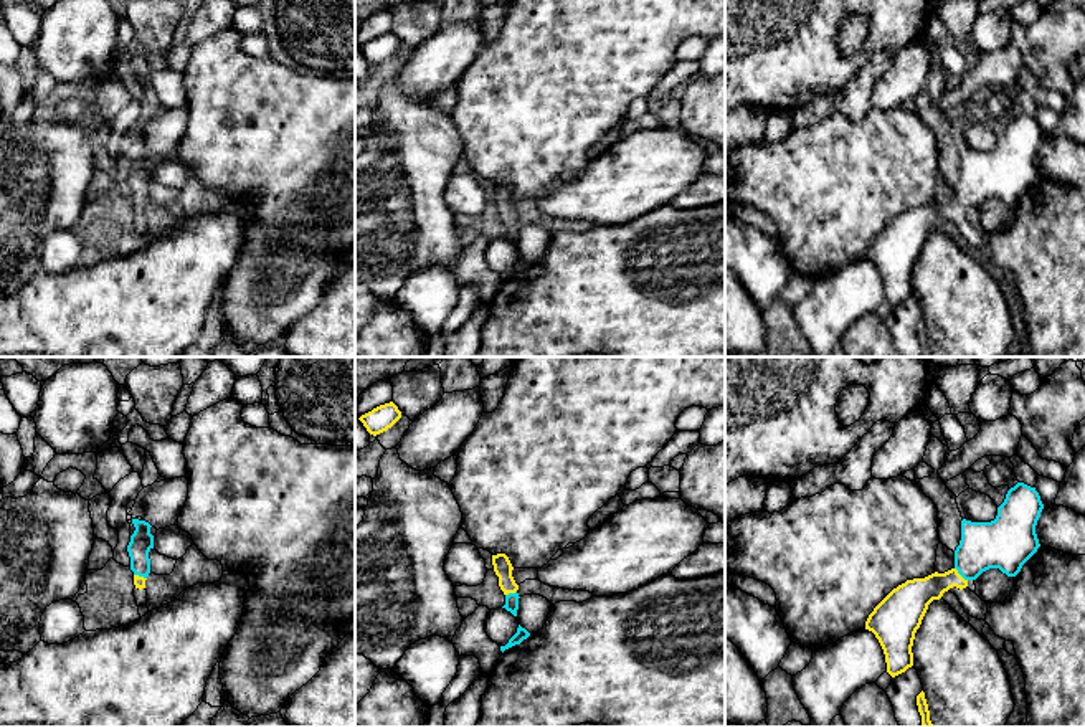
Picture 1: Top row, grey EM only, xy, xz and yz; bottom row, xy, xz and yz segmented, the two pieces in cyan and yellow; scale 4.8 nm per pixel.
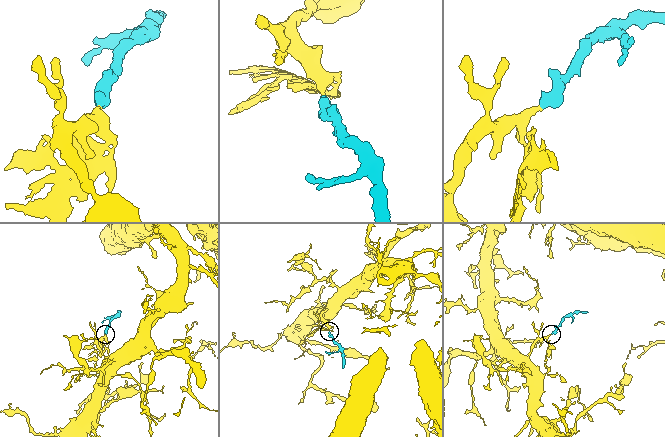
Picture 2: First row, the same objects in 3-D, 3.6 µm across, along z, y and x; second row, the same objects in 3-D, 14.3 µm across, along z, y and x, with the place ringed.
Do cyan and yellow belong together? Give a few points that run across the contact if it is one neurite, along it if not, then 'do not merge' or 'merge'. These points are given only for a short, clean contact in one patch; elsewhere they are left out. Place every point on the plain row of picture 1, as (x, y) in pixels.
line yz (1001, 174), (988, 175), (960, 204), (914, 225); merge

